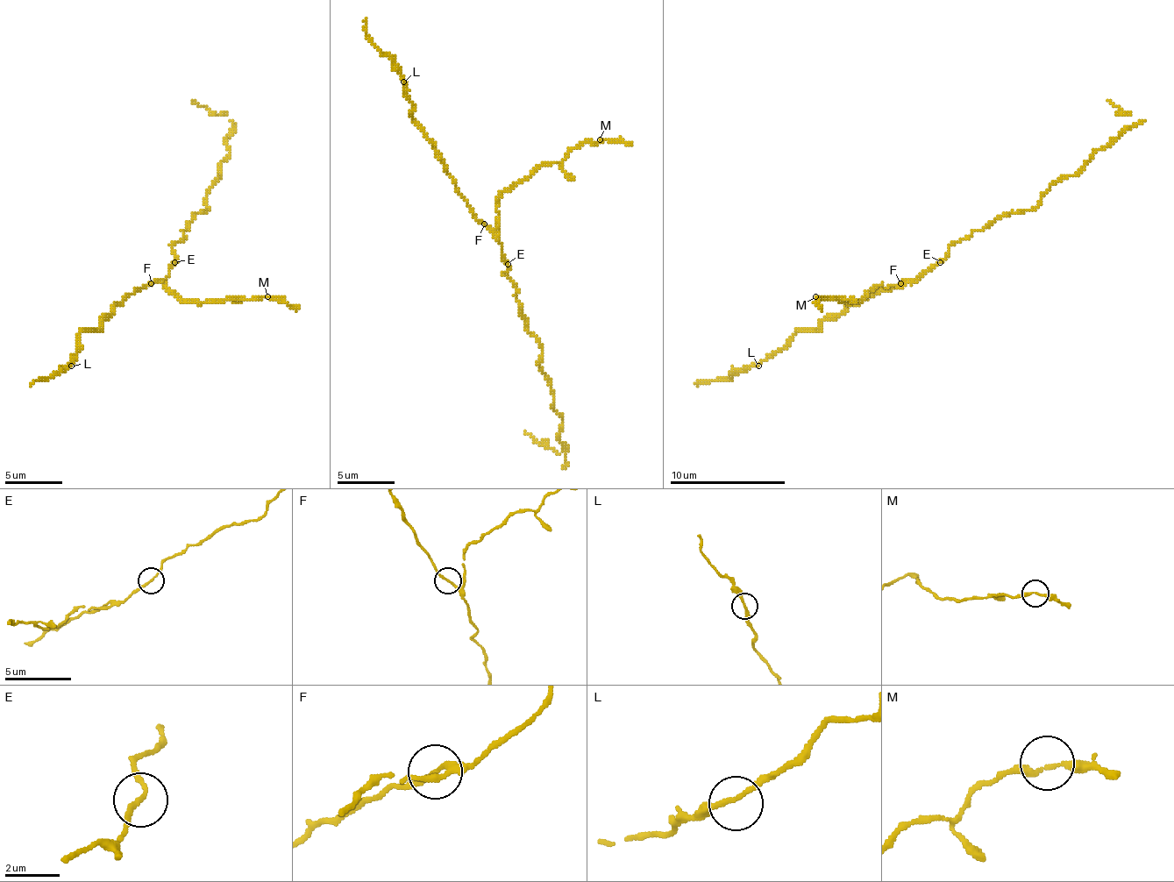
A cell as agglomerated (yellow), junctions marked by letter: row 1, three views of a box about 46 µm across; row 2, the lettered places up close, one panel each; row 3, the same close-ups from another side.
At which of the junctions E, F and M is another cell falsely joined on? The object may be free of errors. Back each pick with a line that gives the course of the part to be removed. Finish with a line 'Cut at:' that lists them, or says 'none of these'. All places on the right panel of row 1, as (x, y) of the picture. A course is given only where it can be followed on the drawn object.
Cut at: none of these

